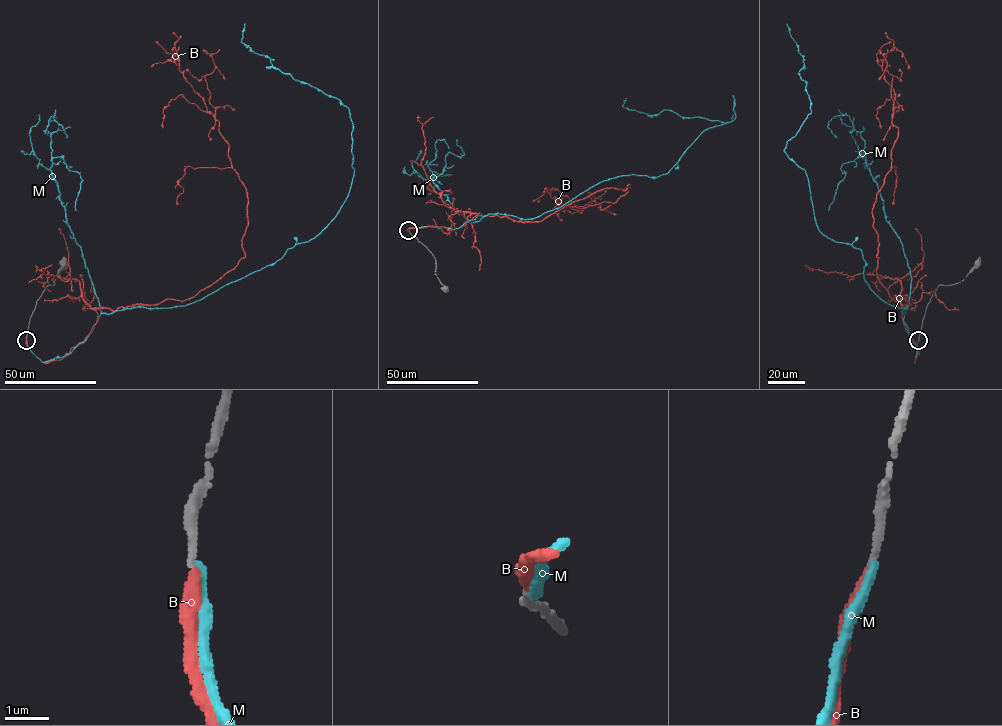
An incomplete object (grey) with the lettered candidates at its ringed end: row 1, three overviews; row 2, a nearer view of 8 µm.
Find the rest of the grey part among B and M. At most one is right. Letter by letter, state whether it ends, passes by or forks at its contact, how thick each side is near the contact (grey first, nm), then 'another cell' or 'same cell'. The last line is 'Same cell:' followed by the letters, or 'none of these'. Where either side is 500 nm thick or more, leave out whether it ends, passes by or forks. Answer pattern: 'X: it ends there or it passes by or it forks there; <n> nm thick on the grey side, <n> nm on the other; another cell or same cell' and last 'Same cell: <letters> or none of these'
B: it ends there; 180 nm thick on the grey side, 240 nm on the other; same cell
M: it ends there; 200 nm thick on the grey side, 220 nm on the other; another cell
Same cell: B

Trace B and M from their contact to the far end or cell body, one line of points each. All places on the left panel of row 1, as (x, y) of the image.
B: (26, 340), (43, 362), (61, 359), (95, 309), (190, 299), (245, 257), (246, 190), (174, 47), (178, 68)
M: (26, 339), (63, 357), (101, 314), (199, 300), (334, 218), (348, 108), (254, 53), (245, 23)

